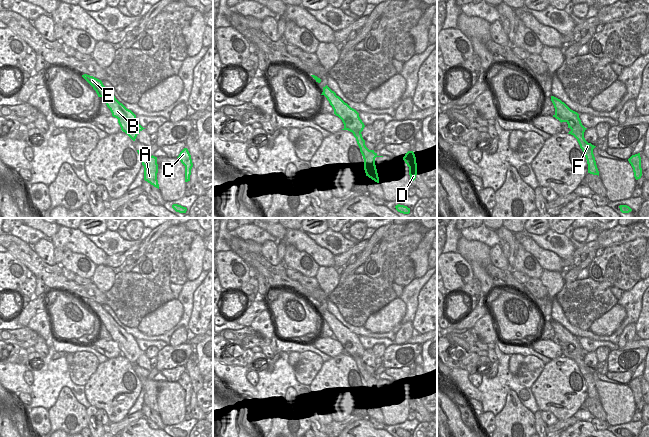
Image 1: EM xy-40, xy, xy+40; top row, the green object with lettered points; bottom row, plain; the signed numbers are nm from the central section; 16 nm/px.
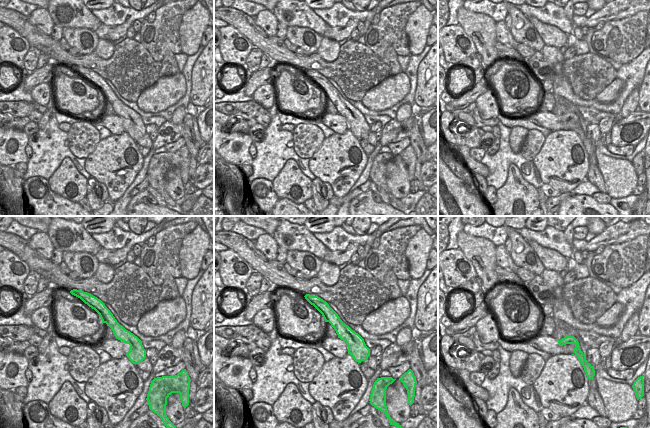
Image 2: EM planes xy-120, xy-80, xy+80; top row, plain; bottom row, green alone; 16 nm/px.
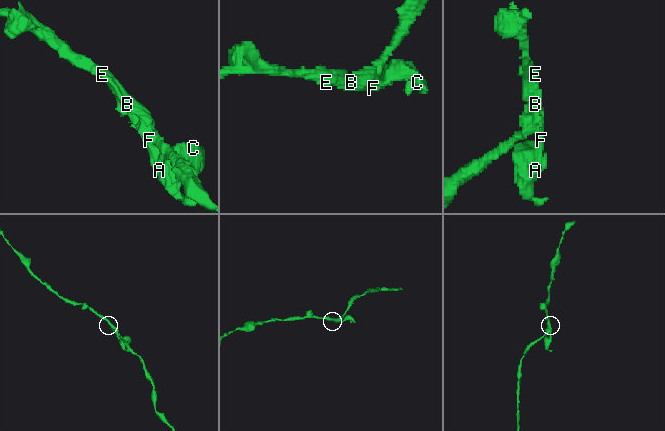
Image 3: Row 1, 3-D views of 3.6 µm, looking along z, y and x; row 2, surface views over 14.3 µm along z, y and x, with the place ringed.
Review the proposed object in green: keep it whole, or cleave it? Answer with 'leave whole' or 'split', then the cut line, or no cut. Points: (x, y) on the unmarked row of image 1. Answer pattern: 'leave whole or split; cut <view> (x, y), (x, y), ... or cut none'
split; cut xy+40 (570, 351), (577, 350), (584, 354)

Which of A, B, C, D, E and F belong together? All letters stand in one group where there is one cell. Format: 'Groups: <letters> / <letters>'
Groups: A C D F / B E.

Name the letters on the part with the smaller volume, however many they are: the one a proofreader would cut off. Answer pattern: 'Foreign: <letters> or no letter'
Foreign: A, C, D, F

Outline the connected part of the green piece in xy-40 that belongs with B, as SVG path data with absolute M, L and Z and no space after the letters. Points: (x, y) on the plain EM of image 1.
M87 298L82 299L82 301L93 311L98 321L104 324L112 340L118 343L122 355L132 364L135 364L137 359L145 353L139 348L136 339L120 327L101 304Z

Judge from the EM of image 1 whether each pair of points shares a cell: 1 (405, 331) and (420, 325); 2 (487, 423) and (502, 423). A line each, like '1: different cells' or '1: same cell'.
1: different cells
2: different cells

